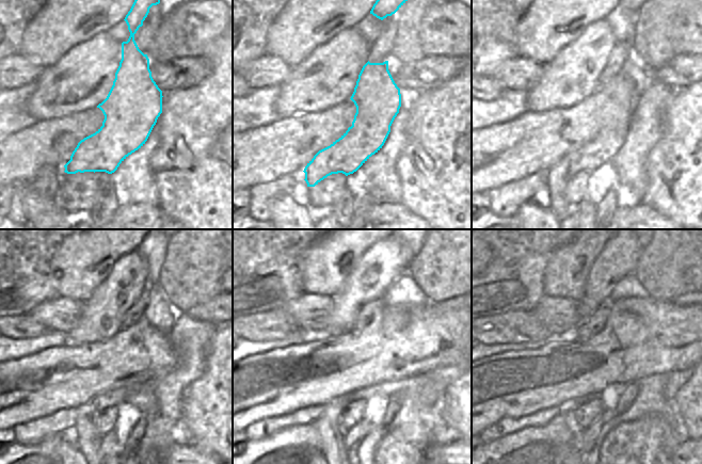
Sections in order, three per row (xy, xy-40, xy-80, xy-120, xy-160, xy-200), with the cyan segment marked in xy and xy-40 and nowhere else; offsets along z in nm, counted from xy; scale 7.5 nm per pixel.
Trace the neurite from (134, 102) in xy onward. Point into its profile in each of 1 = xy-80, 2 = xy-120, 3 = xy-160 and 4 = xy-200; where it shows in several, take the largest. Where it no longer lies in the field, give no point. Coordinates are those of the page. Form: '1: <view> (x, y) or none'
1: xy-80 (621, 100)
2: xy-120 (88, 440)
3: xy-160 (331, 434)
4: xy-200 (569, 415)

